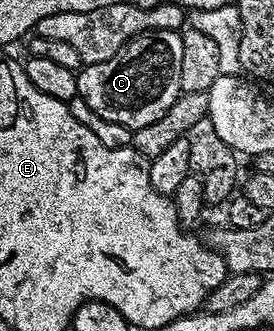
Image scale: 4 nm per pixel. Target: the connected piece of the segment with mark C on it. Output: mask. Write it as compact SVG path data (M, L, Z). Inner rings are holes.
M148 31L138 35L126 44L125 49L116 53L108 61L87 63L78 71L78 98L88 101L88 106L96 109L100 117L108 121L116 121L116 125L124 125L137 129L144 125L152 125L156 117L164 117L176 101L183 89L180 85L180 61L184 58L184 45L178 31Z

